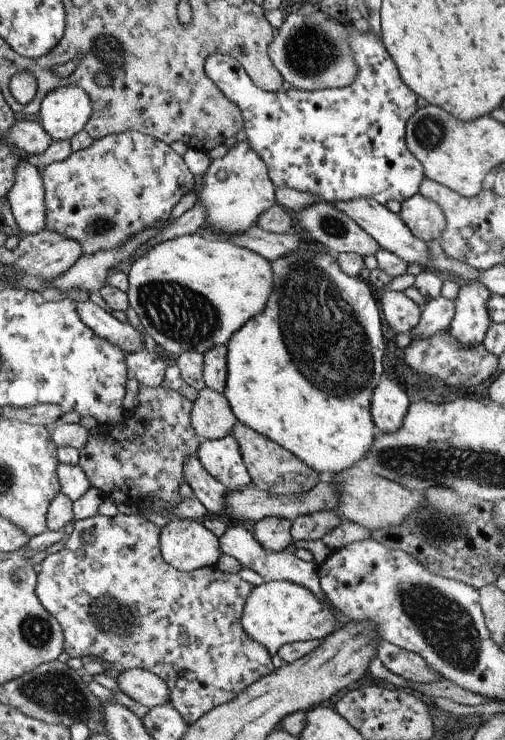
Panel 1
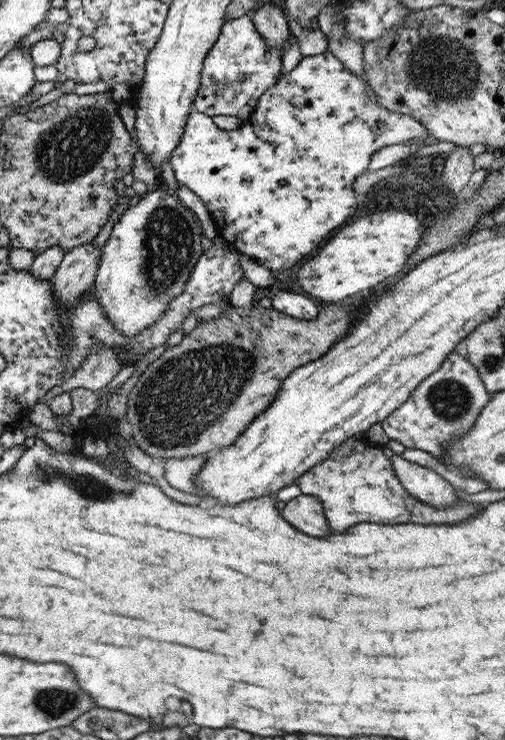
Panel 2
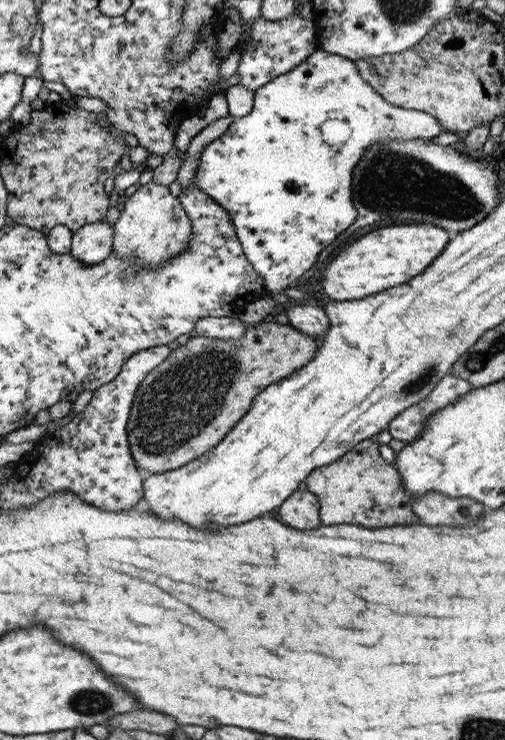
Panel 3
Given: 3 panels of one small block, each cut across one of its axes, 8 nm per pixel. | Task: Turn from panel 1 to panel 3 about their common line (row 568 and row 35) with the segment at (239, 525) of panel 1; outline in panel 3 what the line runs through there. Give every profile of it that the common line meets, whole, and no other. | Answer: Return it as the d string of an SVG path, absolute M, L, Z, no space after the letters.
M291 13L281 20L274 21L268 21L260 16L252 20L250 25L250 31L244 36L245 44L242 46L241 59L235 71L239 77L237 86L243 86L245 90L257 91L273 78L295 68L296 64L305 60L317 48L317 29L314 21L301 17L299 13Z

